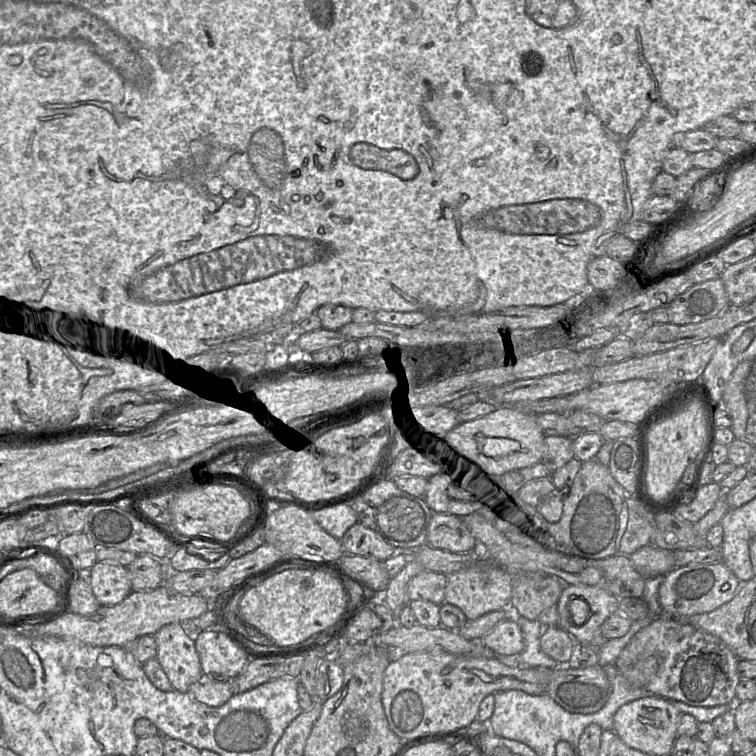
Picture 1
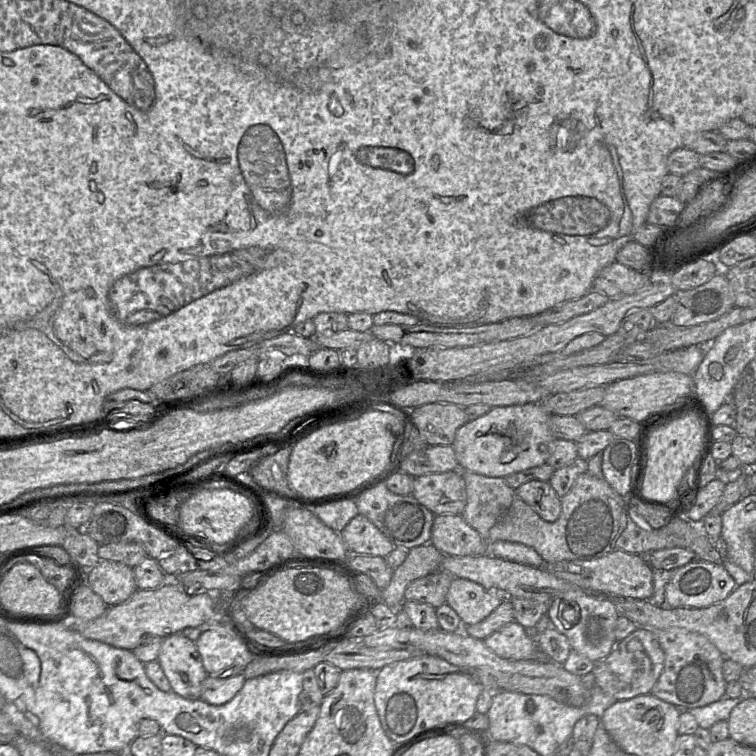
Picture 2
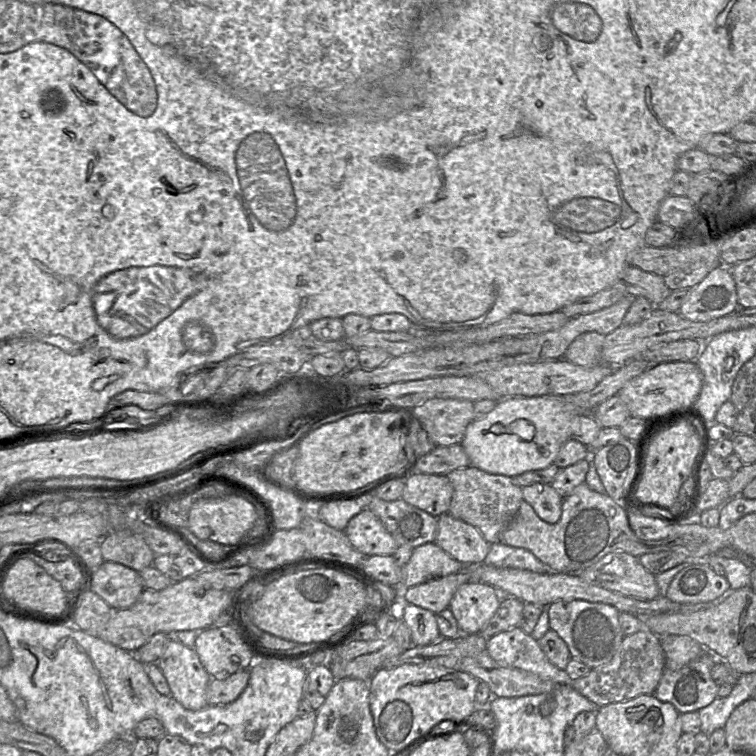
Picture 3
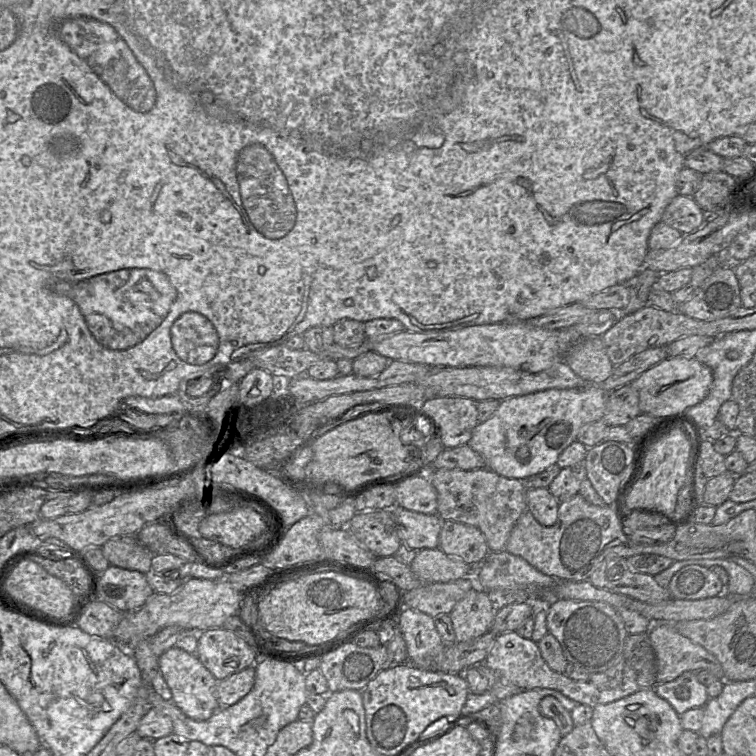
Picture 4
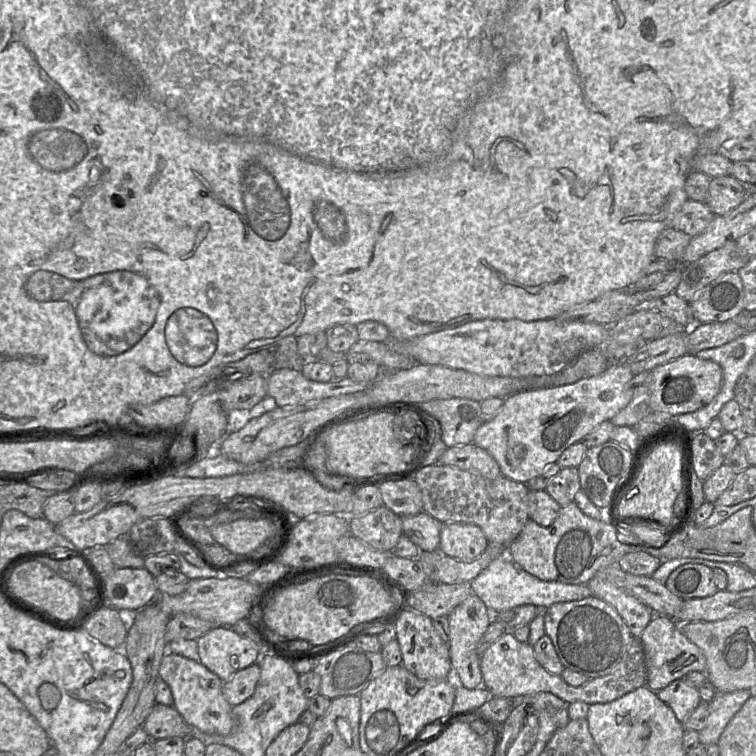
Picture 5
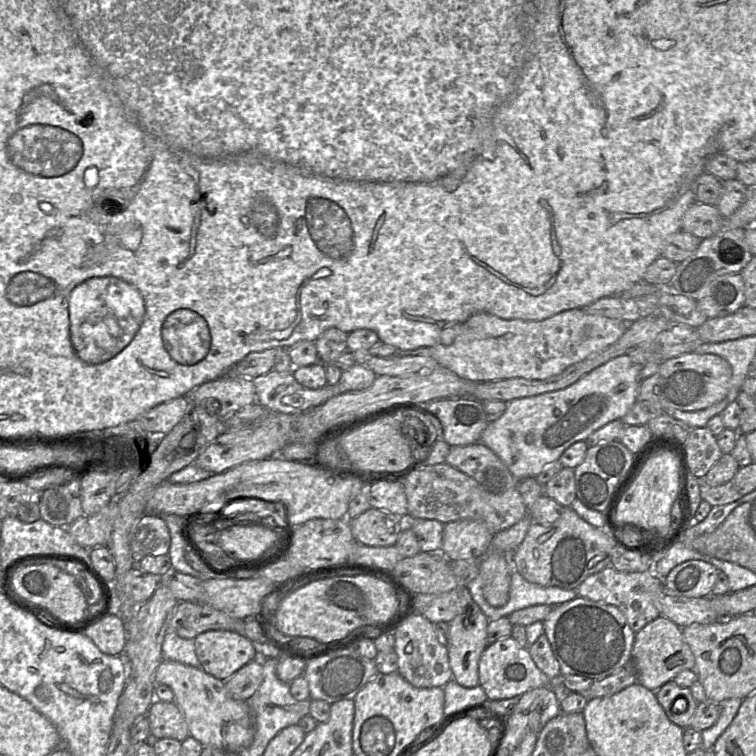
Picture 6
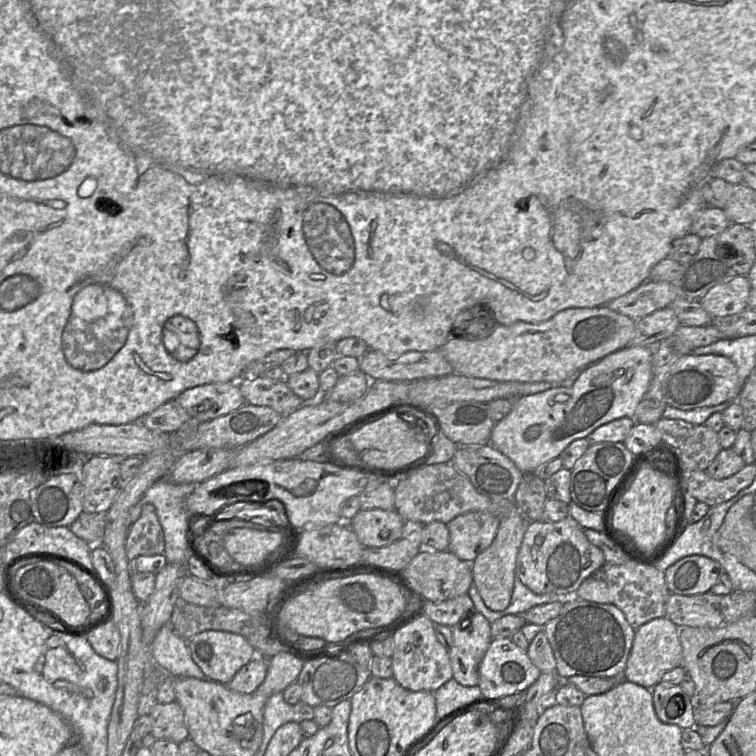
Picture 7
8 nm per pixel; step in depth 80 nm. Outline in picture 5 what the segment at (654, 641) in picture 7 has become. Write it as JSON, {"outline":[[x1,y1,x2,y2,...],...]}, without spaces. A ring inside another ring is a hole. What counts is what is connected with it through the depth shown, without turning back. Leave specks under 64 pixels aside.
{"outline":[[655,615,643,630,639,640,643,646,647,682,646,686,658,692,675,680,693,671,706,673,706,658,702,651,682,633,680,624,664,615]]}

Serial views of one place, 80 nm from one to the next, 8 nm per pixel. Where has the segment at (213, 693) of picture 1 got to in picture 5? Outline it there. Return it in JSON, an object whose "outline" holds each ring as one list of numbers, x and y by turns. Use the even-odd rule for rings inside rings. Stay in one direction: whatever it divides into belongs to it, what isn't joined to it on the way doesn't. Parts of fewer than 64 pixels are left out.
{"outline":[[253,664,236,672,229,680,223,681,223,695,233,707,242,704,250,698,256,689,261,668]]}

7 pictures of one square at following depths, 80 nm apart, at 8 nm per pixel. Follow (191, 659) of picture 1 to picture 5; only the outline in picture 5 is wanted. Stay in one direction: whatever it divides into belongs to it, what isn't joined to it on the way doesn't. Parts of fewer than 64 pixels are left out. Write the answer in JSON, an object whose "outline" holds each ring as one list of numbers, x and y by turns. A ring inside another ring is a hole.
{"outline":[[167,651,160,664,159,677,170,687,173,706,190,728,222,736,234,730,232,706,223,695,224,682,199,661]]}

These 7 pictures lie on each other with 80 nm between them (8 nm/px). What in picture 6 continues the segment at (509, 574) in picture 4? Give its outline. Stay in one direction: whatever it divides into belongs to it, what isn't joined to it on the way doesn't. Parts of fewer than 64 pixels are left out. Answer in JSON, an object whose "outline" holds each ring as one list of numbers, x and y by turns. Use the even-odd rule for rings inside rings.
{"outline":[[512,570,509,600,503,607,491,606,483,596,482,579,477,575,467,583,473,601,480,607,489,621,508,617,514,611,533,606,558,606,578,596,577,589,567,590,559,587,543,587,525,580,516,570]]}

